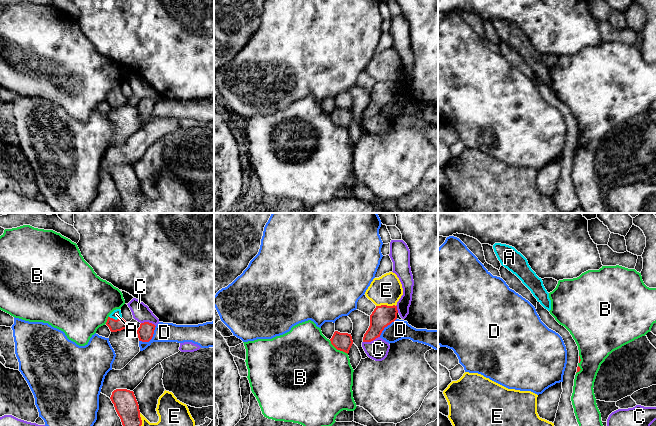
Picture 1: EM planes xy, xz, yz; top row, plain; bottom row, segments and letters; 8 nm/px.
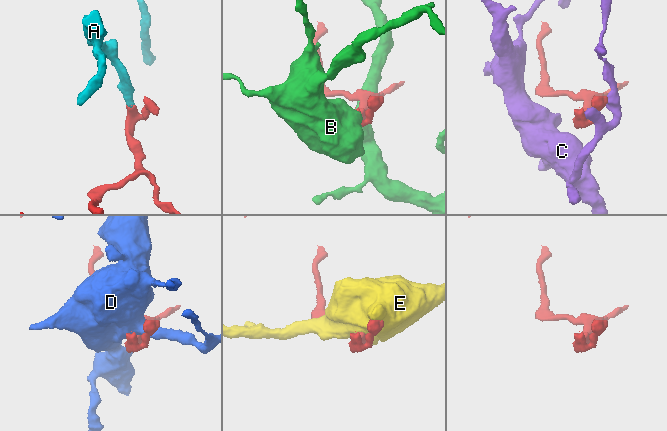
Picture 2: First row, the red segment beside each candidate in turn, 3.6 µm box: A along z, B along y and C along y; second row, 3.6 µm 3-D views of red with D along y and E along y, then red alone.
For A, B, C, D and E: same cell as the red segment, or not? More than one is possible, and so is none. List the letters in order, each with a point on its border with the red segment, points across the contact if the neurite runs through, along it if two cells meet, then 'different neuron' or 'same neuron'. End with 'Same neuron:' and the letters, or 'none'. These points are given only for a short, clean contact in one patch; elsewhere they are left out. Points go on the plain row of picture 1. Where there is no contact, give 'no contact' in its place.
A: xy (114, 95) | across xy (114, 101), (114, 95), (116, 90) | same neuron
B: xz (338, 125) | different neuron
C: xz (371, 116) | different neuron
D: xy (151, 114) | along xy (156, 102), (153, 112), (148, 117), (139, 117) | different neuron
E: xz (385, 81) | different neuron
Same neuron: A

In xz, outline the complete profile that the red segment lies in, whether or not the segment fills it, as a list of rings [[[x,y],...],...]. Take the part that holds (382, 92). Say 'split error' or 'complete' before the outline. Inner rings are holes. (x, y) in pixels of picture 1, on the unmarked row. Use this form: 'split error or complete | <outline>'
complete | [[[376,82],[370,91],[370,102],[363,113],[363,118],[371,118],[380,113],[385,103],[397,95],[397,82]]]

